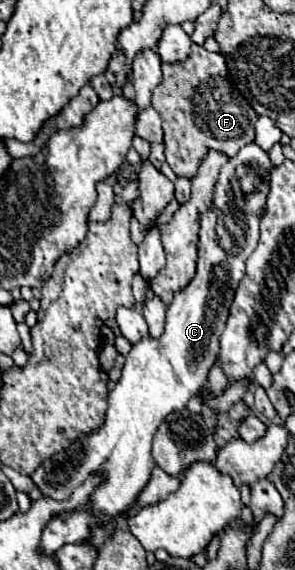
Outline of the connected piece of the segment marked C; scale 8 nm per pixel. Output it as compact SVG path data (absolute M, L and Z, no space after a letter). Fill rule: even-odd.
M253 144L245 146L245 150L223 166L221 178L215 186L213 208L201 216L197 274L181 292L175 294L173 302L169 304L163 334L159 338L139 340L125 356L121 380L107 396L109 406L103 424L97 430L83 434L67 450L43 460L41 466L31 474L35 486L45 498L67 500L71 498L73 490L91 474L99 474L105 480L95 486L87 504L79 510L95 510L101 522L105 516L119 520L151 480L151 470L155 466L151 456L151 438L161 420L173 410L183 410L189 398L195 396L205 384L207 372L219 354L219 338L229 316L227 306L231 306L237 284L245 274L245 260L253 254L259 242L259 214L245 210L245 204L235 206L233 200L231 180L235 178L239 166L263 166L263 170L271 170L267 154ZM233 212L237 212L235 216L239 222L235 226L223 226L223 218L233 218ZM217 266L227 272L225 282L217 276Z

